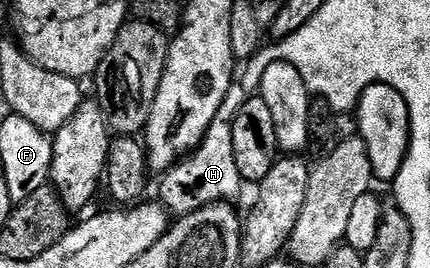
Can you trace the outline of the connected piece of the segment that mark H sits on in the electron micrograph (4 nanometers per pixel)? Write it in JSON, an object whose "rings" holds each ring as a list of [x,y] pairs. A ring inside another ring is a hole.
{"rings":[[[240,82],[233,83],[228,88],[219,113],[212,120],[203,143],[196,152],[190,153],[184,160],[178,161],[162,177],[160,201],[166,209],[175,216],[182,217],[187,213],[215,203],[232,201],[244,187],[245,181],[239,174],[235,163],[234,130],[235,116],[247,101],[249,93]]]}

